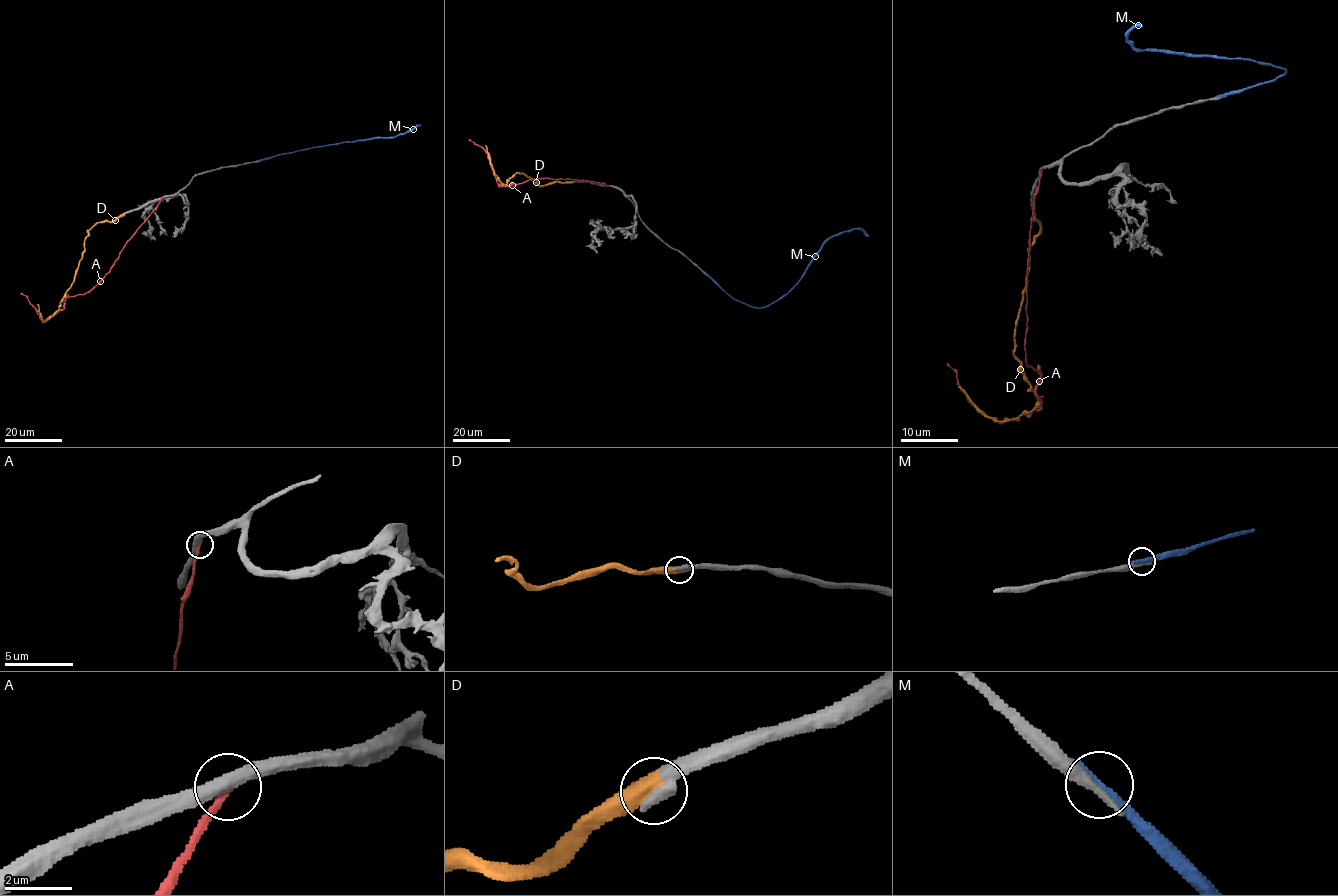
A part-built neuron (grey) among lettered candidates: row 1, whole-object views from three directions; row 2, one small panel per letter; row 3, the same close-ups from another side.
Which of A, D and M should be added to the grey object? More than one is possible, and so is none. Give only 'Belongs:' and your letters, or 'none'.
Belongs: D

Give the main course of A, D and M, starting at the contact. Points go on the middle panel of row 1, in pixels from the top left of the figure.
A: (610, 186), (547, 178), (501, 186), (488, 154), (468, 139)
D: (571, 182), (539, 185), (525, 174), (517, 173), (503, 184), (495, 174), (485, 145)
M: (708, 276), (735, 299), (766, 307), (797, 283), (830, 238), (852, 229), (862, 229), (869, 236)

